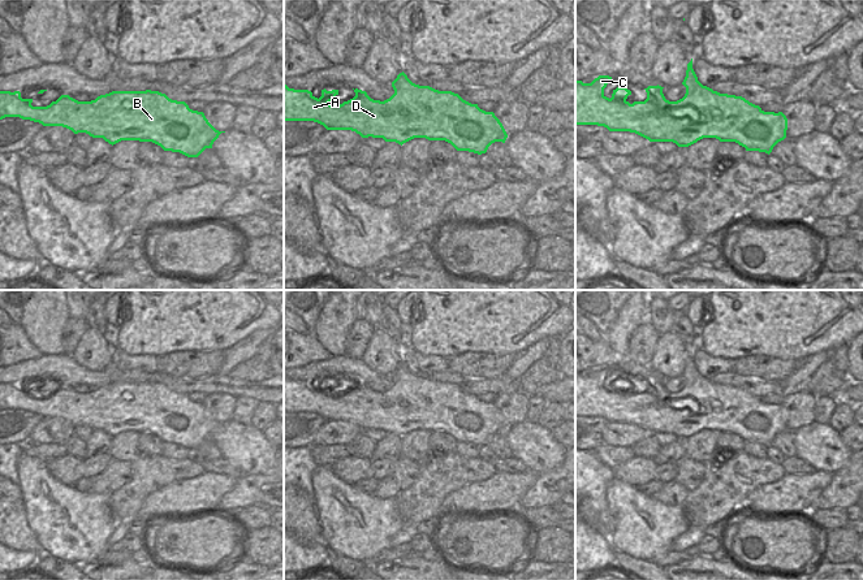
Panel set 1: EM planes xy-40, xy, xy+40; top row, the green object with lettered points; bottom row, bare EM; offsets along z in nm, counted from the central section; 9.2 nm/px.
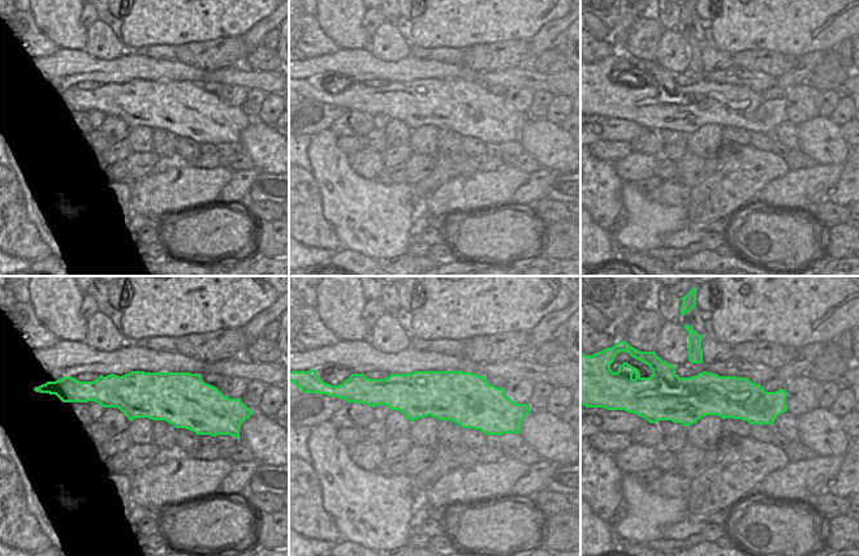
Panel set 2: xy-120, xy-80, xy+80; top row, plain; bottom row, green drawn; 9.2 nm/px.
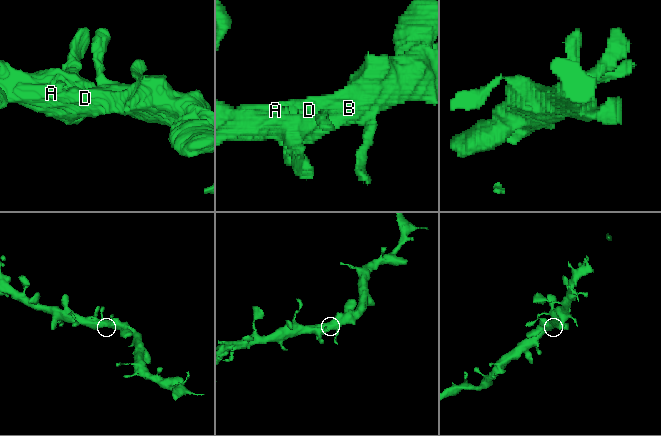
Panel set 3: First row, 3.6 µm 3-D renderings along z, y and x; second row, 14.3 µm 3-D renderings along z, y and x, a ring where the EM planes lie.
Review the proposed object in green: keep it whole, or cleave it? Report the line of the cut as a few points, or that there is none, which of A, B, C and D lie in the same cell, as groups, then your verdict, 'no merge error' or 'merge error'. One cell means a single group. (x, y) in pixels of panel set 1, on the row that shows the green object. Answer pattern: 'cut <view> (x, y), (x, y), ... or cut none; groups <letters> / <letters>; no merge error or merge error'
cut none; groups A B C D; no merge error

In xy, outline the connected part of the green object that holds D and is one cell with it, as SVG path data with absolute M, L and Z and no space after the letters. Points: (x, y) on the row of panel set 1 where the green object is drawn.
M402 72L392 82L394 94L384 100L371 99L366 91L355 88L355 96L340 105L331 105L338 90L322 90L318 99L308 90L294 90L284 85L284 121L314 121L327 130L351 130L362 138L383 138L404 144L414 138L445 140L457 151L486 153L495 142L505 143L508 134L493 112L486 112L452 91L439 91L413 83Z

